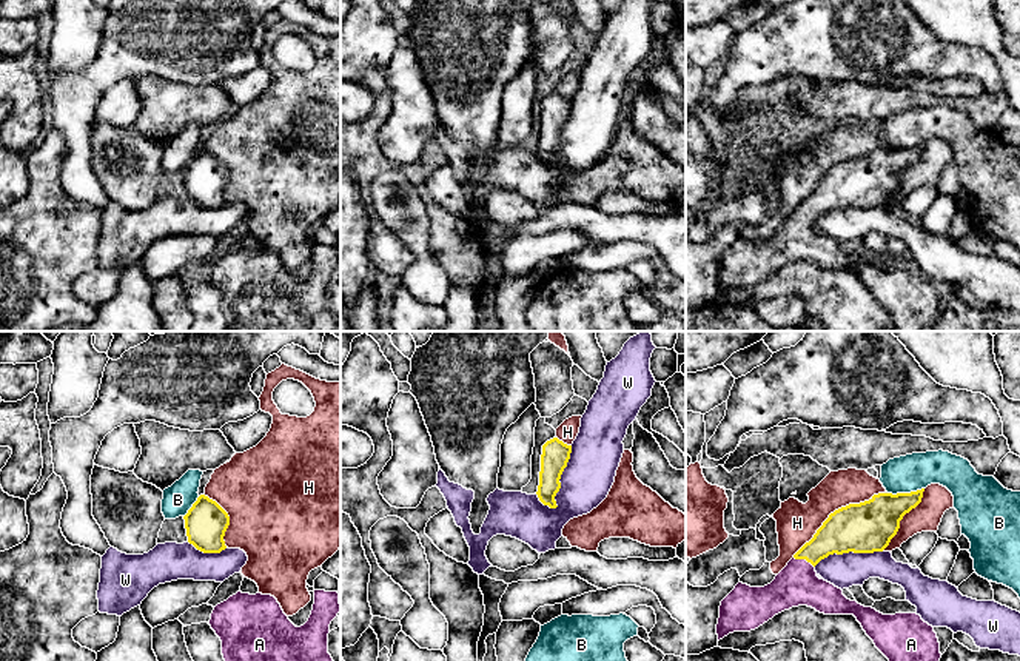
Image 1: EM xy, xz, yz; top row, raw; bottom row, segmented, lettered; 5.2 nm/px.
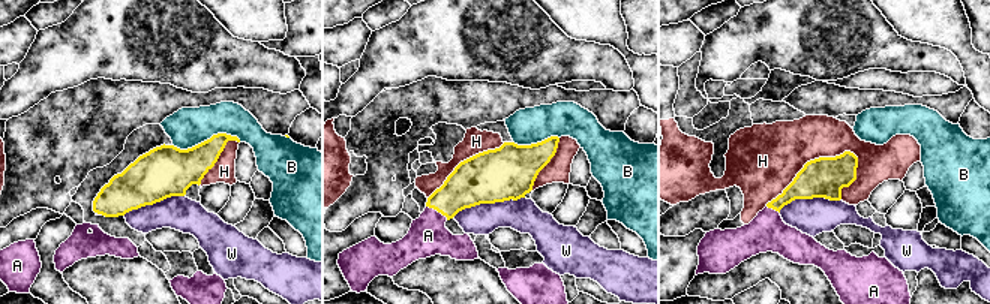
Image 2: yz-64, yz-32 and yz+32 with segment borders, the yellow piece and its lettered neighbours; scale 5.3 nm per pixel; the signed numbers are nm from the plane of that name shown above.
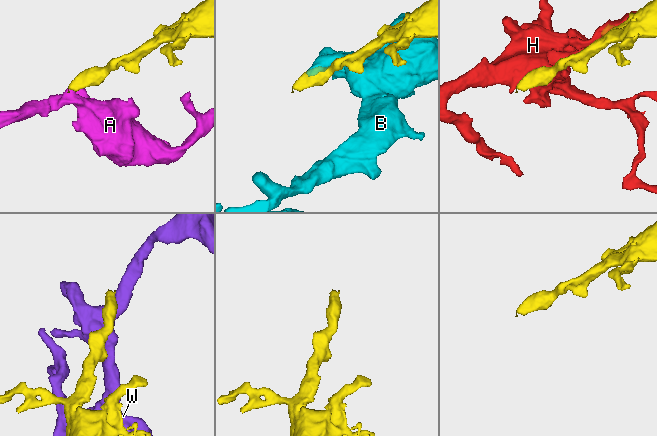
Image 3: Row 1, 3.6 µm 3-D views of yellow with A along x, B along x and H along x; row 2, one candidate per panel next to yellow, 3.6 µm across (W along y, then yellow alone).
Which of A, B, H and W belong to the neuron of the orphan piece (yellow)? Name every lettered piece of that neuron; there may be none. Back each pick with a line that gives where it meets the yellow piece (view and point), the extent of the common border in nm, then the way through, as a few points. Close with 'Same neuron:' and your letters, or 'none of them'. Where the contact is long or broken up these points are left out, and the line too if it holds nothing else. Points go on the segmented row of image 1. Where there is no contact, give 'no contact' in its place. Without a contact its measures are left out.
A: yz (805, 558) | 130 nm | across yz (843, 532), (829, 538), (805, 558), (797, 584)
Same neuron: A

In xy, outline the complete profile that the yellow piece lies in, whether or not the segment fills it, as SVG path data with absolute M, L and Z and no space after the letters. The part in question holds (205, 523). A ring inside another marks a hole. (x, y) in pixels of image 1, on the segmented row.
M200 495L183 516L188 542L203 553L226 549L223 536L230 525L228 513L213 499Z

